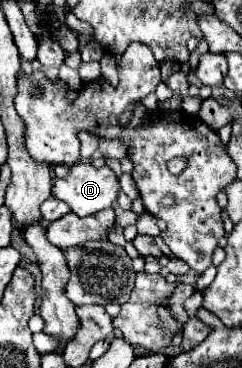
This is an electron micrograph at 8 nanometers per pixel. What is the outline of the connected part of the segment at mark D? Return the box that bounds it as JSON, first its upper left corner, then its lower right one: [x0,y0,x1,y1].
[52,161,120,217]

